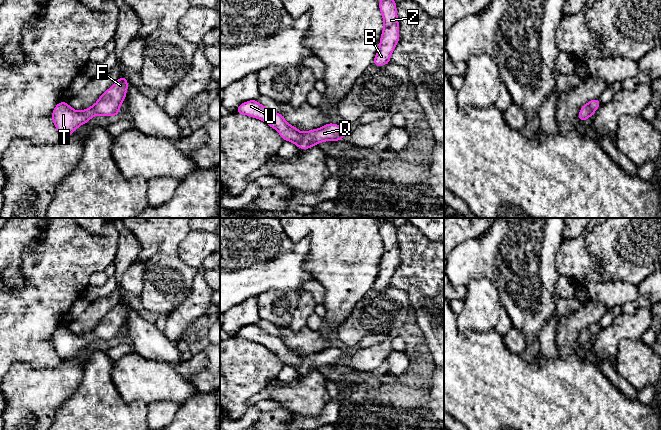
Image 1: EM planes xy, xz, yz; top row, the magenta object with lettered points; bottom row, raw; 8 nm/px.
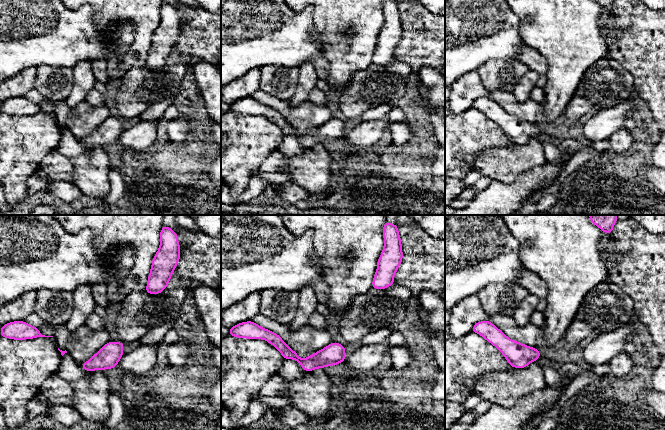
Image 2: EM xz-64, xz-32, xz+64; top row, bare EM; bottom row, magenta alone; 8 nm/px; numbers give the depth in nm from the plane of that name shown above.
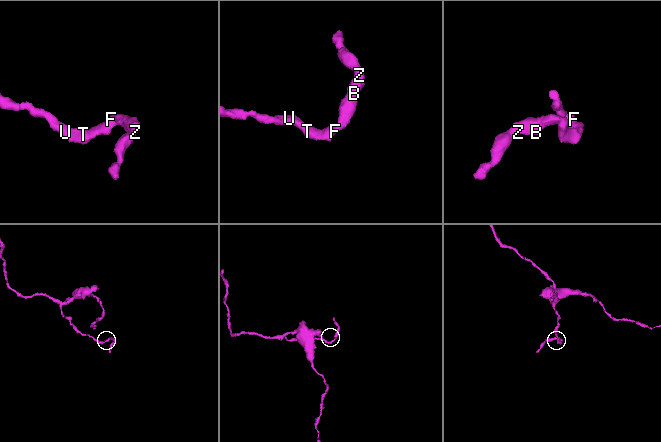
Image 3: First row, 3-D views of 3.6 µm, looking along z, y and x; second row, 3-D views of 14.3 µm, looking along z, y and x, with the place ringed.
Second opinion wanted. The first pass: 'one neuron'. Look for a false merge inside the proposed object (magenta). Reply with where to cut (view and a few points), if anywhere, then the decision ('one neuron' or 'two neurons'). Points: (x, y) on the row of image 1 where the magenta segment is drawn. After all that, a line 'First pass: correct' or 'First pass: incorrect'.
cut none; one neuron
First pass: correct

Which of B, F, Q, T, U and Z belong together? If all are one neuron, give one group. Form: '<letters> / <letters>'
B F Q T U Z

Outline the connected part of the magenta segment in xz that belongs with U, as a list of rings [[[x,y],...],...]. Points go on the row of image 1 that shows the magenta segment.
[[[256,100],[242,103],[237,108],[236,113],[248,115],[266,122],[278,131],[283,140],[293,142],[300,149],[309,149],[324,141],[344,139],[343,127],[332,123],[328,123],[319,129],[300,132],[296,127],[288,124],[281,114],[265,108]]]

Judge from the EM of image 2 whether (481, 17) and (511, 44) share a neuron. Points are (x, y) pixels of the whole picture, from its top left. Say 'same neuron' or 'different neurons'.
same neuron

